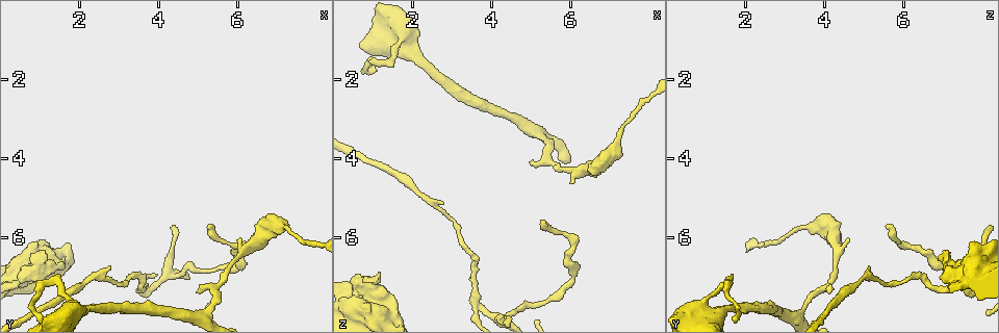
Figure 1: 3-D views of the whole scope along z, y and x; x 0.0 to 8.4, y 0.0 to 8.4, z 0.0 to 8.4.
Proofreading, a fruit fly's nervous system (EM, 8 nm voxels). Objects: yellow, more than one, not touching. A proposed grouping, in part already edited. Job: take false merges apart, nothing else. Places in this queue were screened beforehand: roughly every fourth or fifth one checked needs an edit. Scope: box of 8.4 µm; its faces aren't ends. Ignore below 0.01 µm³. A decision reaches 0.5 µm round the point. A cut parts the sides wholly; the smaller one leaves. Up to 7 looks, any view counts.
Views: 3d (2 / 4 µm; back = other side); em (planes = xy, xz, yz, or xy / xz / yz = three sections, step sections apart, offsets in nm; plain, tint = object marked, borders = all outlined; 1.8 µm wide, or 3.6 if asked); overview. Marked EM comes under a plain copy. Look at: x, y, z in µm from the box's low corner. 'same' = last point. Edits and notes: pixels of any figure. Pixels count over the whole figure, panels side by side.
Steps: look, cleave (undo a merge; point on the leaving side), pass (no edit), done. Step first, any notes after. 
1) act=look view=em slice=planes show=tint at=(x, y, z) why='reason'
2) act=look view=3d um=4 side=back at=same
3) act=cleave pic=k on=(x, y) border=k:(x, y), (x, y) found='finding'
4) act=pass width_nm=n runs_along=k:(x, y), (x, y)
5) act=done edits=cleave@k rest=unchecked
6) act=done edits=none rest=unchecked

act=look view=3d um=2 at=(5.75, 6.15, 5.90) why='sharp bend'

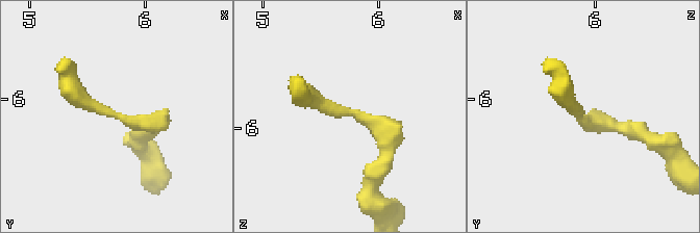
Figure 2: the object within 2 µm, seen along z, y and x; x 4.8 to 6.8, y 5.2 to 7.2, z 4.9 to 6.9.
act=look view=em slice=planes show=tint at=(5.78, 6.16, 5.88)

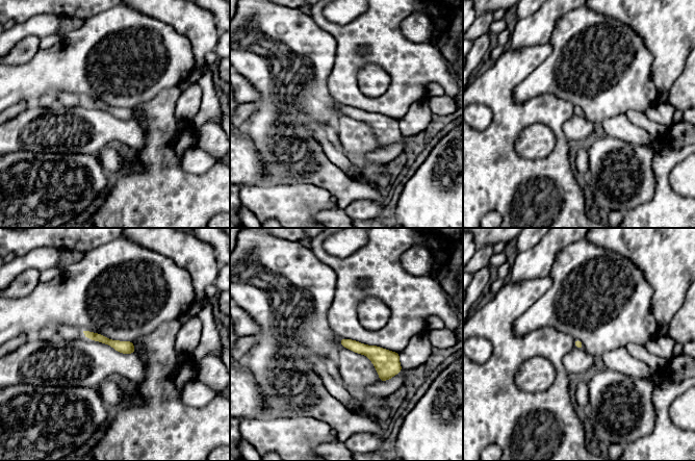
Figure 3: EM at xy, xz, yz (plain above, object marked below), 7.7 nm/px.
act=pass runs_along=3:(87, 334), (127, 347), (131, 351) found='all the same neuron'

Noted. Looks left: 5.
act=look view=3d um=2 at=(3.80, 7.35, 7.80) why='arms run side by side'

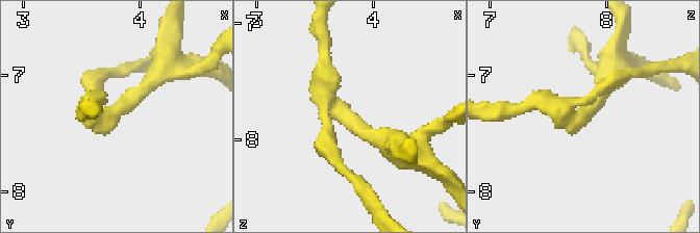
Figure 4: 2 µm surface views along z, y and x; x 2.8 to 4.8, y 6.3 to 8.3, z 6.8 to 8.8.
act=look view=em slice=xz step=8 show=tint at=(3.76, 7.32, 7.82) arms=3 why='now the EM'

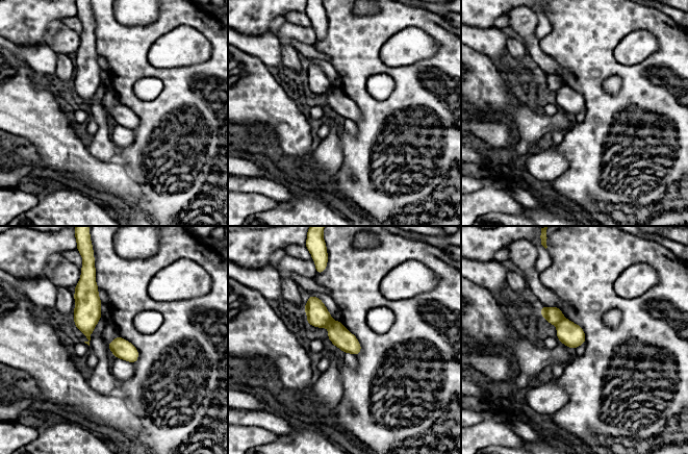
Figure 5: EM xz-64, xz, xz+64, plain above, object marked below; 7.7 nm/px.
act=look view=em slice=planes show=borders at=same

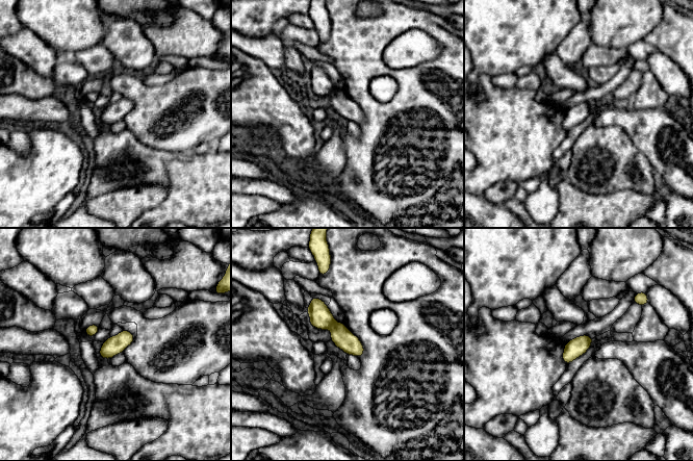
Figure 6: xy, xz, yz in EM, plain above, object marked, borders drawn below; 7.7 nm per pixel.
act=cleave pic=6 on=(340, 335) width_nm=140 border=6:(335, 322), (329, 328) found='a second neuron is stuck on'

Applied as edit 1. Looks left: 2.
act=look view=overview why='see it whole again'

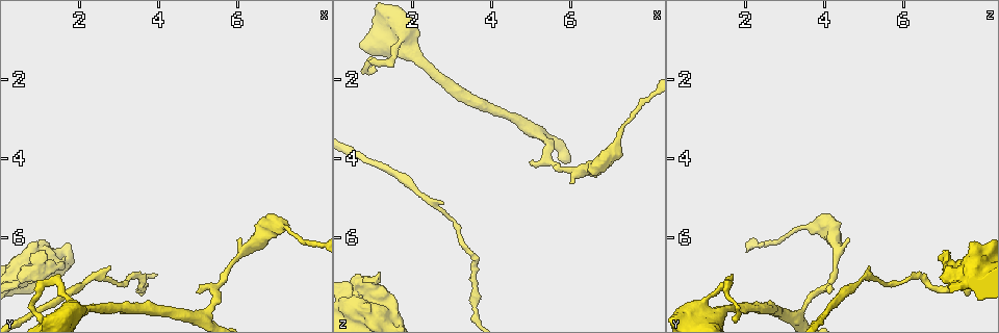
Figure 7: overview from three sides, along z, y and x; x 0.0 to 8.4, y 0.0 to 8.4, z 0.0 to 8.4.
act=look view=em um=3.6 slice=xy step=16 show=tint at=(1.85, 7.90, 1.05) why='thick turns thin'

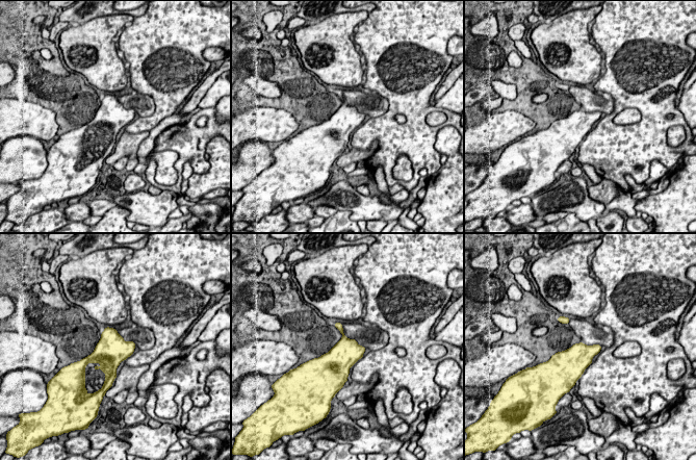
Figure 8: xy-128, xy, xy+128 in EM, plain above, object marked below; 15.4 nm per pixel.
act=pass width_nm=400 found='all the same neuron'

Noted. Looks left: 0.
act=done edits=cleave@6 rest=unchecked

